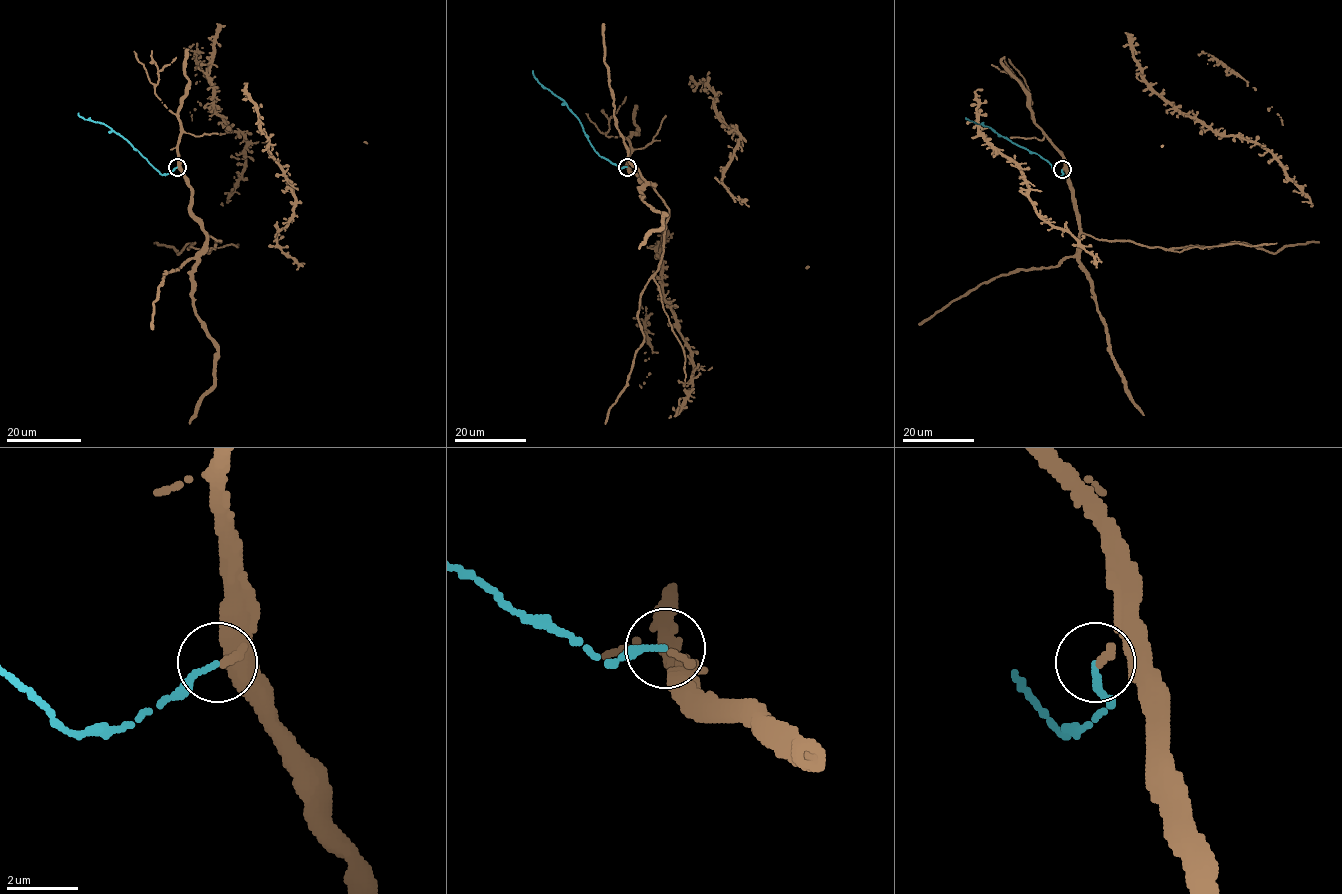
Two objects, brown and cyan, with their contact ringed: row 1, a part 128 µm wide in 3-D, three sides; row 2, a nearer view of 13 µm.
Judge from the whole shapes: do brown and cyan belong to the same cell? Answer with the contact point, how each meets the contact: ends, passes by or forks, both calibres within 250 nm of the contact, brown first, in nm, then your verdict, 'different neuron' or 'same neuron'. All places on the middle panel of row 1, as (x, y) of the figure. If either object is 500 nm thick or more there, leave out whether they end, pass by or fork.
(627, 167) | brown ends | cyan ends | 220/170 nm | same neuron

